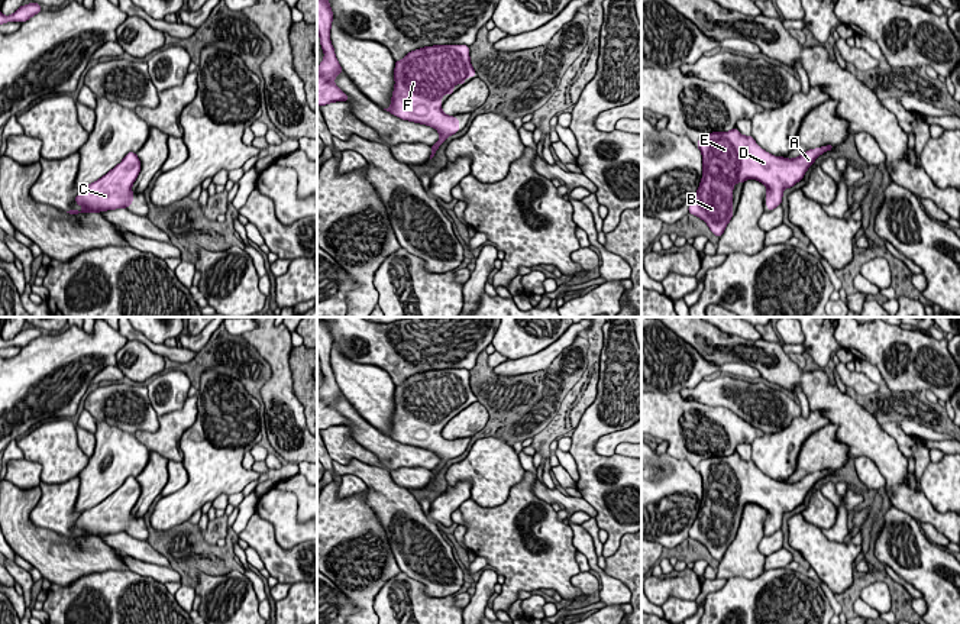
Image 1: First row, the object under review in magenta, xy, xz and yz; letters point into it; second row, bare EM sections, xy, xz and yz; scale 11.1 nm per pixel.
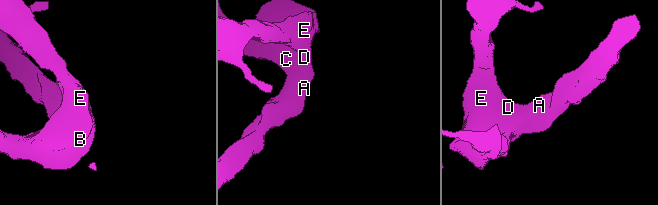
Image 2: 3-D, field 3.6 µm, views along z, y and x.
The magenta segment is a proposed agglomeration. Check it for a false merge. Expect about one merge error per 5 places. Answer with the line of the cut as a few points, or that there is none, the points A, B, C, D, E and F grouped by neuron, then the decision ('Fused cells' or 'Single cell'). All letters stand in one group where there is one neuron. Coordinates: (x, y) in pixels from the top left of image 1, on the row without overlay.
No split. Groups: A B C D E F. Single cell

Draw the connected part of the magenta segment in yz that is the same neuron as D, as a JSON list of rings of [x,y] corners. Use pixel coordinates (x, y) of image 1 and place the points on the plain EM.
[[[737,452],[699,462],[702,504],[688,537],[702,543],[720,562],[733,541],[733,513],[736,507],[757,504],[766,510],[767,536],[782,527],[785,513],[801,505],[807,494],[833,469],[809,473],[788,484],[763,475],[753,460],[743,460]]]

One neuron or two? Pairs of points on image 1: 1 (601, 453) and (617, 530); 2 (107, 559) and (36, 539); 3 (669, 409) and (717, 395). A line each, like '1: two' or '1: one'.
1: one
2: one
3: two

